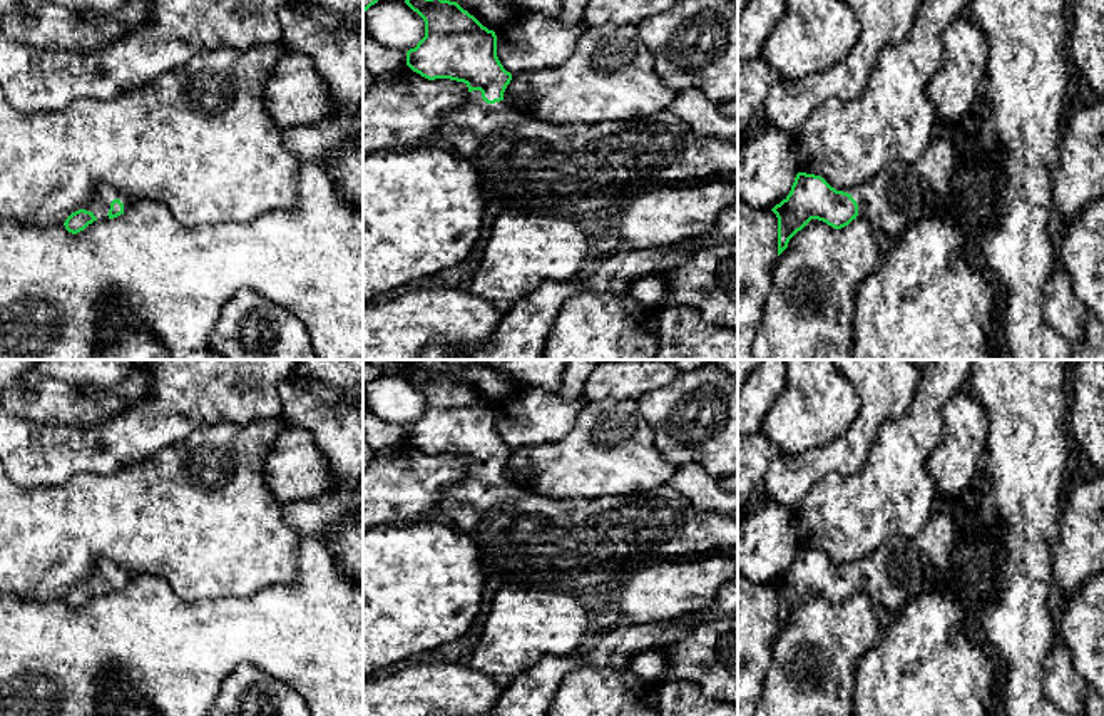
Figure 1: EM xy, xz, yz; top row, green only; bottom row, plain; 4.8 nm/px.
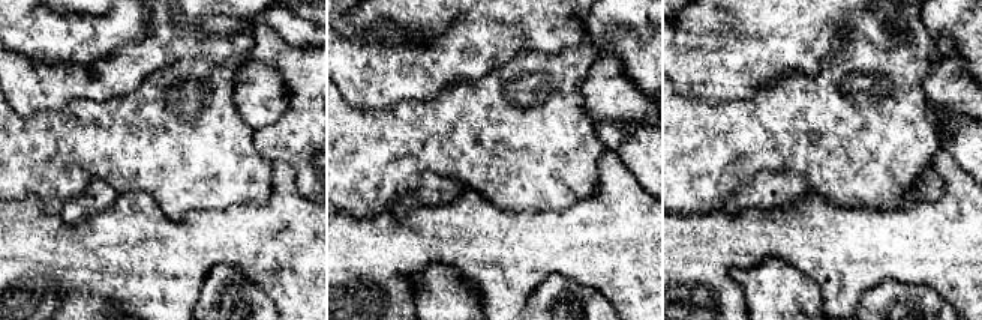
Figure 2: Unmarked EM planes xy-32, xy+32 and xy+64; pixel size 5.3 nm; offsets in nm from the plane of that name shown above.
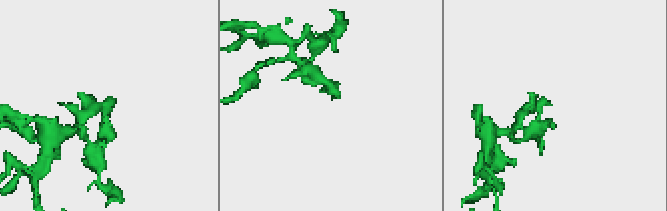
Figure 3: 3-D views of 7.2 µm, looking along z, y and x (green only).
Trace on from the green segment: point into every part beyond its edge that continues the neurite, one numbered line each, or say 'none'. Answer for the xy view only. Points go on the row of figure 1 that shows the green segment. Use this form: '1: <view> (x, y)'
1: xy (99, 203)

